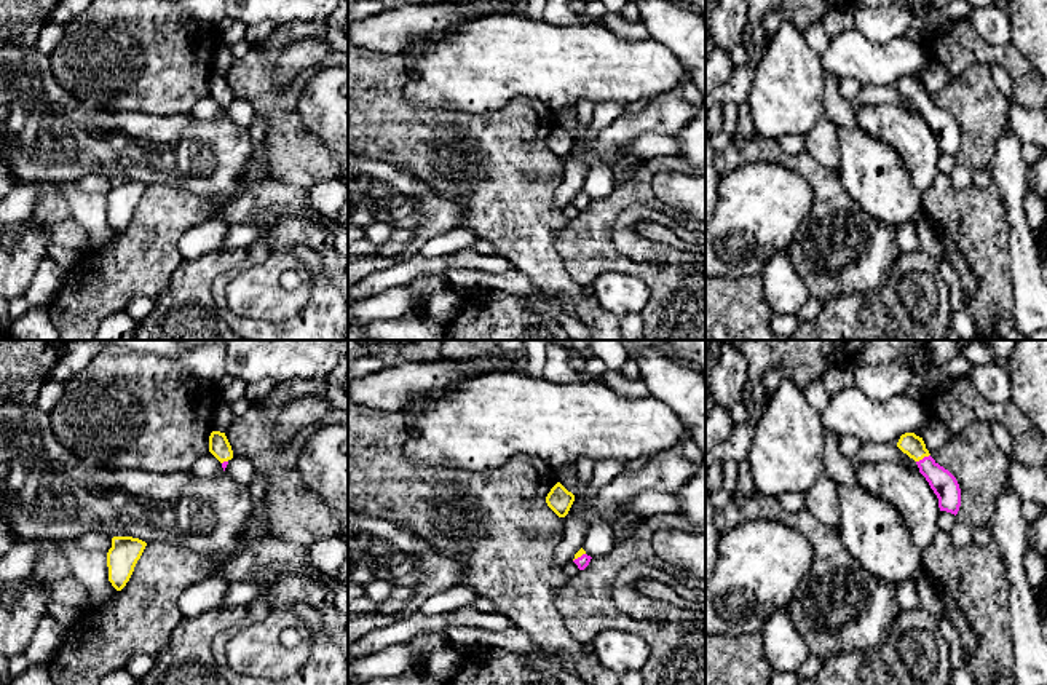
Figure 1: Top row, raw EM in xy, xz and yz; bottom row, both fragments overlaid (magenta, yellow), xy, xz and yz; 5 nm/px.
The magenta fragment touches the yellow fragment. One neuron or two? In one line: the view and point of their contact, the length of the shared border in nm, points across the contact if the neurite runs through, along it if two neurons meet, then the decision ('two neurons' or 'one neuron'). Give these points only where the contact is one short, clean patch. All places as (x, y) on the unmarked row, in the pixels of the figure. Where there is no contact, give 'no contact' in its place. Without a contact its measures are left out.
contact yz (924, 99); length 80 nm; way yz (944, 126), (928, 109), (924, 99), (913, 88); one neuron

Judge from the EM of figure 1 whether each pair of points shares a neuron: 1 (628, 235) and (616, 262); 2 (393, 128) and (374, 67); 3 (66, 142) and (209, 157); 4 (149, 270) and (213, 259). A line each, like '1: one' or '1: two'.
1: two
2: one
3: one
4: two

